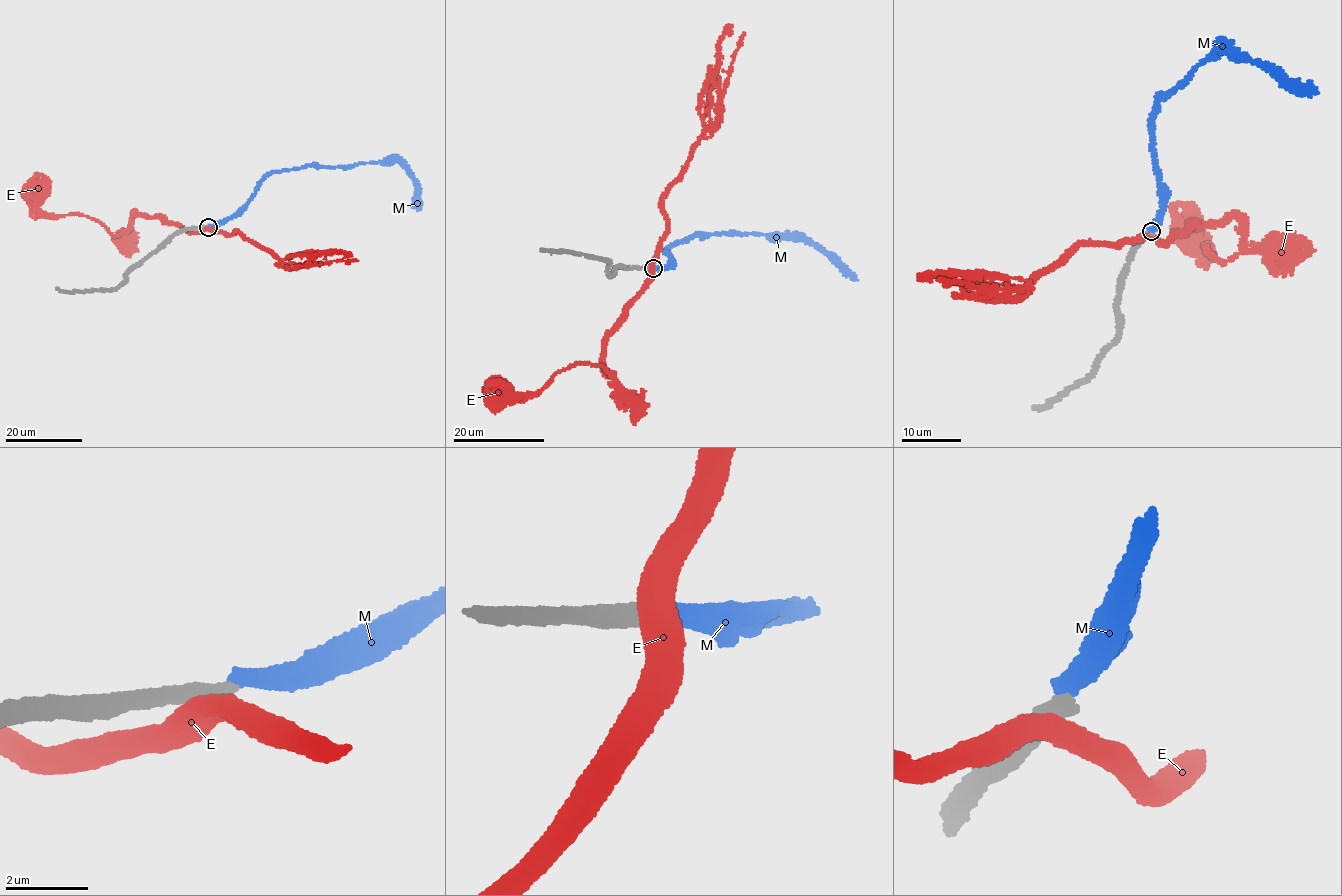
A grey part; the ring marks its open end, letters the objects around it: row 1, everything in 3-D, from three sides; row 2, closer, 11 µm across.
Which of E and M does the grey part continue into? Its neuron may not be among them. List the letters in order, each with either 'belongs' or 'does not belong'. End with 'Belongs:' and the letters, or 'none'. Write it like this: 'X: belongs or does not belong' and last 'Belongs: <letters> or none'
E: does not belong
M: does not belong
Belongs: none

